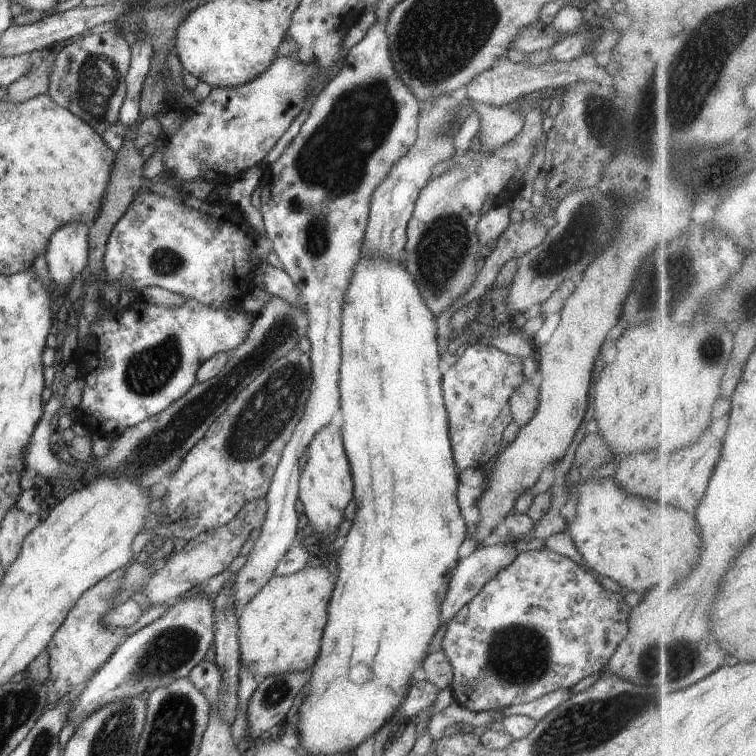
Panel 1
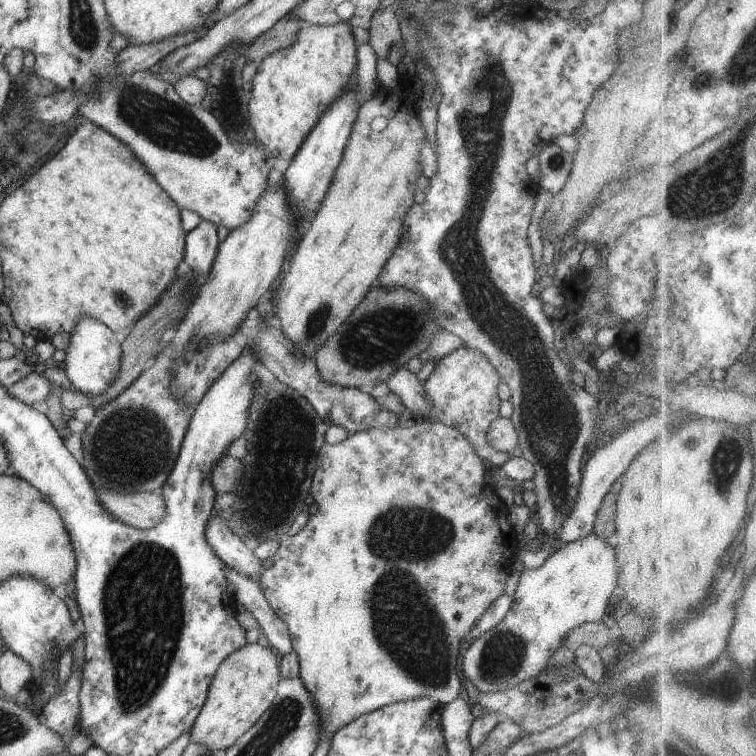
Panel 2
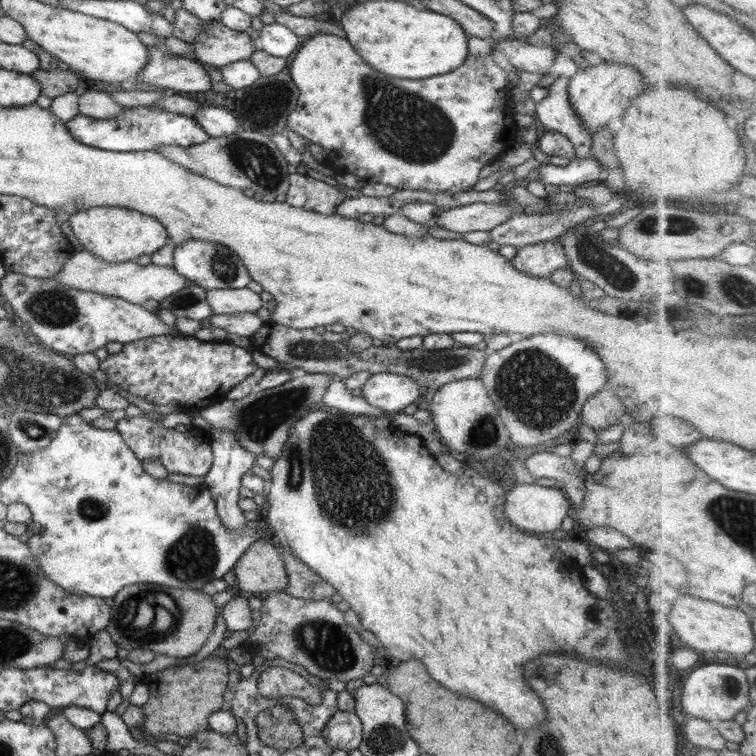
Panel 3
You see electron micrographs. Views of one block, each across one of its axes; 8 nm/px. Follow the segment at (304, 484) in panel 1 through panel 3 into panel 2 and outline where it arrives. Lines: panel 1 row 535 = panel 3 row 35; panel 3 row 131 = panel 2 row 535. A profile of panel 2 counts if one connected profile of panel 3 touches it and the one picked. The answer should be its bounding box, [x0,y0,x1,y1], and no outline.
[258,420,518,742]

